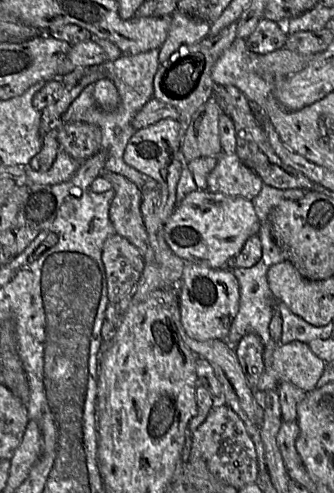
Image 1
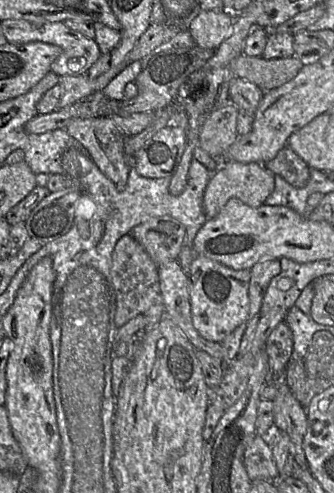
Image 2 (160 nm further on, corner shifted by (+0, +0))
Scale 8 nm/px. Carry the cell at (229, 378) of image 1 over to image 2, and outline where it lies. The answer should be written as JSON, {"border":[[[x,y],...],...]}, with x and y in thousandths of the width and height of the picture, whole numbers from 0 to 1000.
{"border":[[[509,529],[473,540],[479,588],[497,637],[545,669],[587,710],[605,710],[662,732],[674,730],[674,714],[653,694],[611,688],[575,655],[566,600],[566,564],[533,529]]]}

